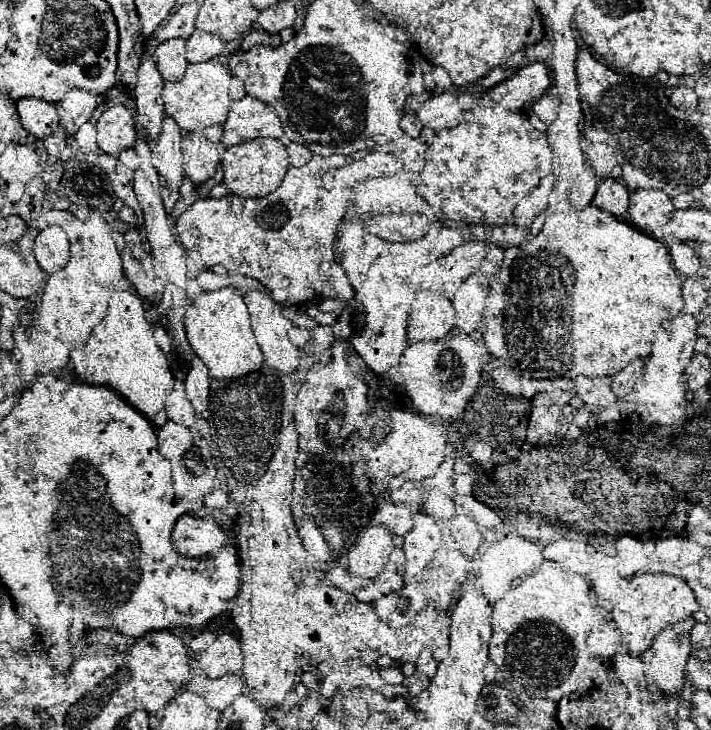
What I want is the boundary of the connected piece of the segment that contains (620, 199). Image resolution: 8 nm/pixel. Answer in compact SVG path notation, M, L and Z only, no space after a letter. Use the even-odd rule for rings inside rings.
M606 176L596 190L594 204L600 210L606 210L610 214L624 214L628 210L628 198L630 198L630 188L616 182L614 178Z

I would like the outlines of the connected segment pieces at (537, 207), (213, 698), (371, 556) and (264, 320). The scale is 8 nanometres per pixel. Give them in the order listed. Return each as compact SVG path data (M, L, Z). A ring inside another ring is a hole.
M544 176L538 182L538 188L534 188L528 196L524 196L516 208L514 208L514 220L518 226L528 226L544 208L546 208L546 198L550 194L550 188L554 184L554 176Z
M222 676L222 678L208 680L208 686L202 698L210 708L222 712L226 706L230 706L230 702L238 694L244 694L244 692L246 692L246 686L240 676Z
M370 526L362 532L356 548L348 556L348 570L372 578L386 566L392 548L392 536L382 526Z
M248 290L244 302L254 338L264 352L264 362L280 372L292 370L298 362L298 350L286 336L288 320L282 308L264 290Z

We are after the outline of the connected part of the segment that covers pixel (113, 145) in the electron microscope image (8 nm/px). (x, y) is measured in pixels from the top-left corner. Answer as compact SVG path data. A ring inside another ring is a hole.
M118 102L110 104L102 116L96 120L98 130L98 148L106 154L118 154L120 148L134 146L138 140L138 124L132 110Z

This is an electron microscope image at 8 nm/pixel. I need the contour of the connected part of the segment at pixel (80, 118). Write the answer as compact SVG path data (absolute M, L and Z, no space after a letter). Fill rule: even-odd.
M72 88L56 102L60 124L68 134L76 134L76 130L90 118L96 106L96 98L90 92Z

